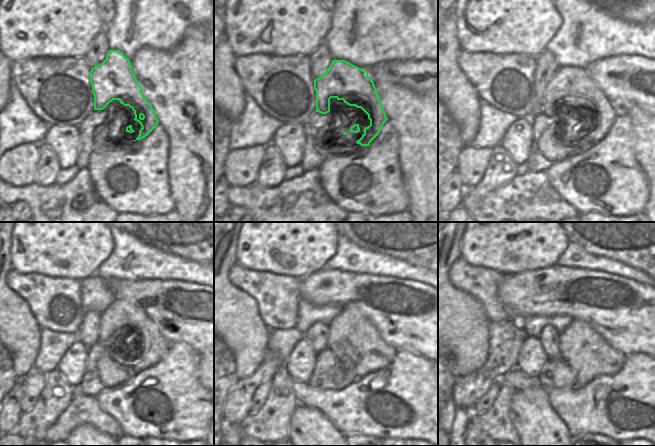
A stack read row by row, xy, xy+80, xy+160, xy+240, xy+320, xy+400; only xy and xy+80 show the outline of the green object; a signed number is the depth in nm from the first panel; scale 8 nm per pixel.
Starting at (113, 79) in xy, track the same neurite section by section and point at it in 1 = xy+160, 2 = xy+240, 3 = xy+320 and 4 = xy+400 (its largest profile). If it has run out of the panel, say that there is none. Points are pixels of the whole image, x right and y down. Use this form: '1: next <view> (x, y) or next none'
1: next xy+160 (570, 85)
2: next xy+240 (120, 316)
3: next xy+320 (351, 334)
4: next xy+400 (581, 347)

